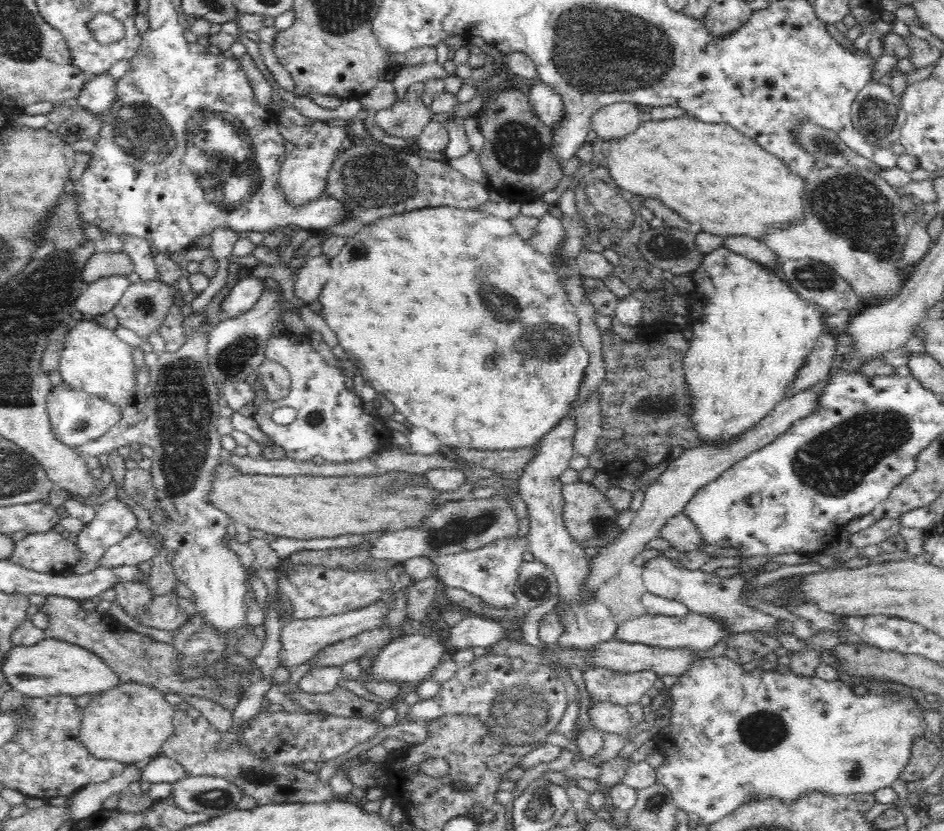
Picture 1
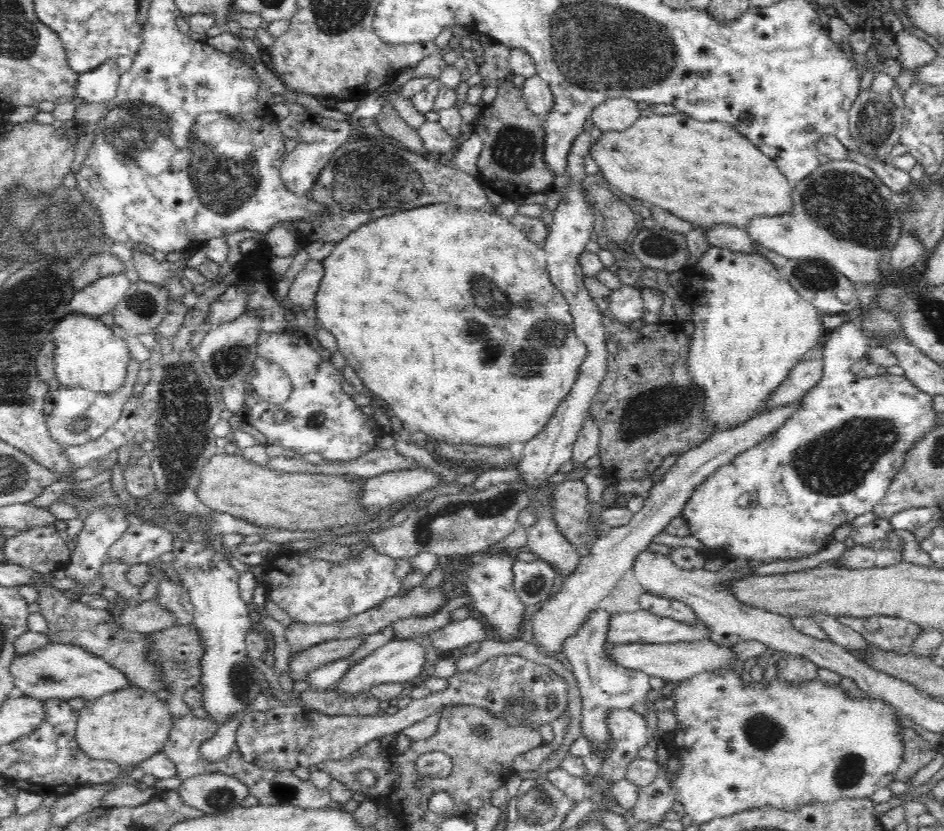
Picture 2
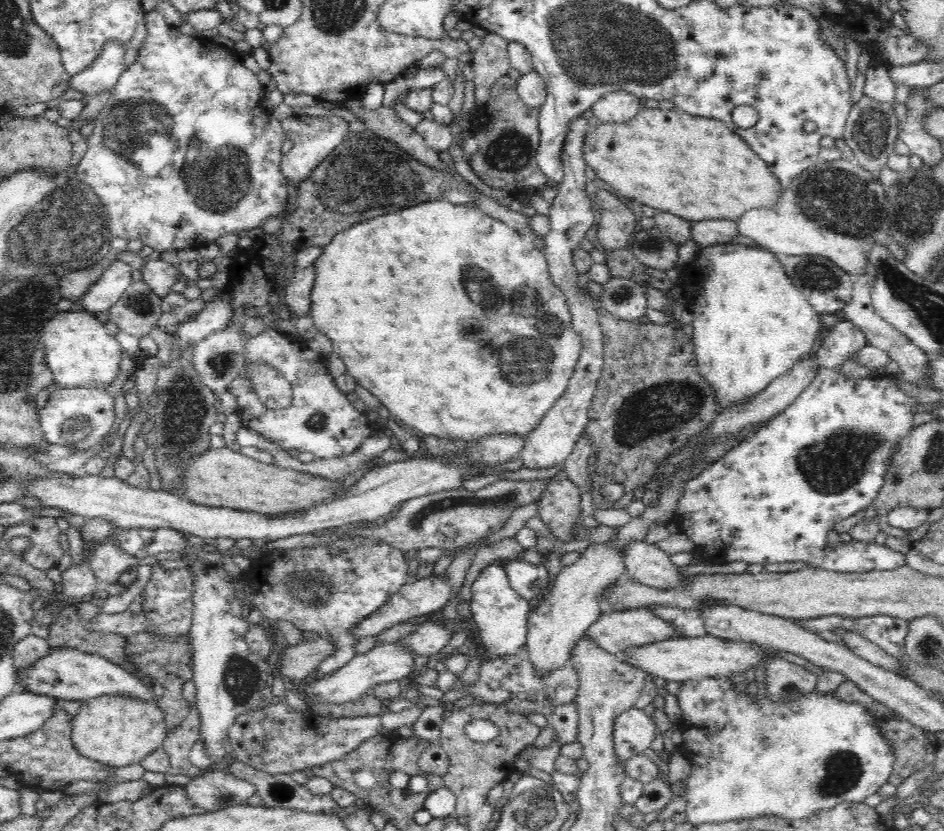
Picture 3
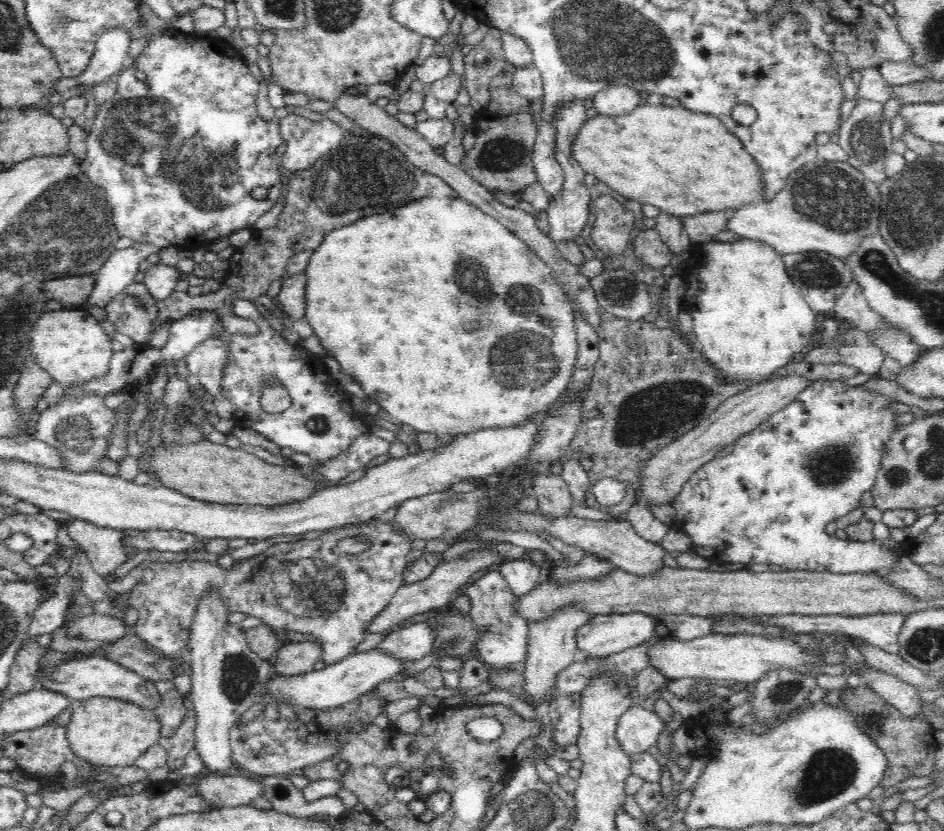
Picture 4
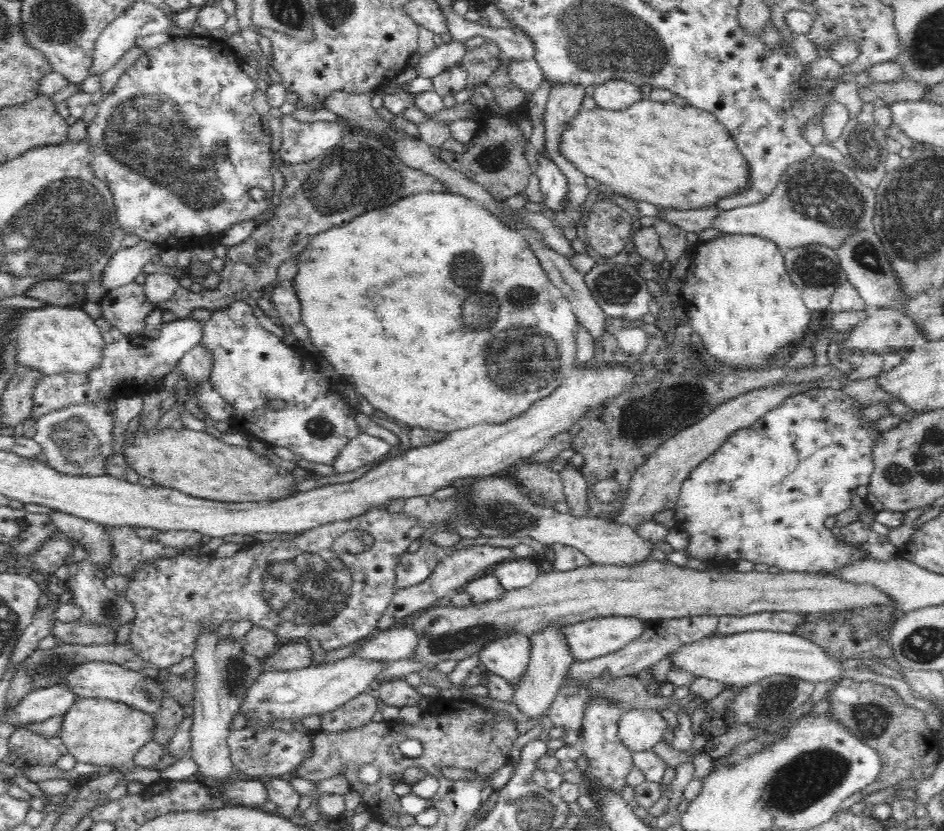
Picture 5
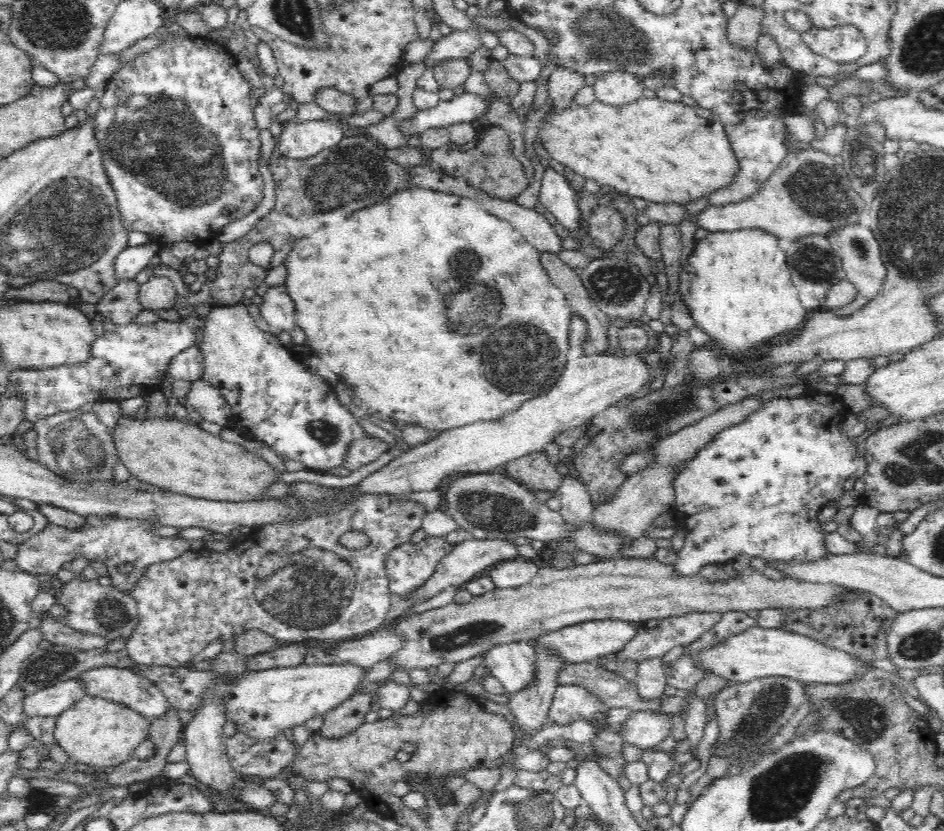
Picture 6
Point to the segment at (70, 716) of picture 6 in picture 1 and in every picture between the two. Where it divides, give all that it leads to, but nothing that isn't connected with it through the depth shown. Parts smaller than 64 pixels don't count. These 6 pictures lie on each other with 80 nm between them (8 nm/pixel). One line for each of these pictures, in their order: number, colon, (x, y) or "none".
1: (129, 722)
2: (128, 726)
3: (120, 730)
4: (107, 731)
5: (106, 733)

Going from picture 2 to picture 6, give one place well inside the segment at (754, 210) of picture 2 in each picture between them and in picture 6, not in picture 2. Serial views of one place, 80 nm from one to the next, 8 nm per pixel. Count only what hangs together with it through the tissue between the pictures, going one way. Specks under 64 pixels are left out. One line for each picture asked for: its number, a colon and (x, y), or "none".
3: (696, 168)
4: (684, 163)
5: (679, 158)
6: (666, 152)

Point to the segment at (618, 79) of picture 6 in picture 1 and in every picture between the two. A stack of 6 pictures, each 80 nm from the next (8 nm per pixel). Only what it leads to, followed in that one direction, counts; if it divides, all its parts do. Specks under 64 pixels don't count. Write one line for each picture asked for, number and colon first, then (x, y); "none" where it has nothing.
1: (616, 121)
2: (615, 115)
3: (620, 107)
4: (618, 101)
5: (617, 95)

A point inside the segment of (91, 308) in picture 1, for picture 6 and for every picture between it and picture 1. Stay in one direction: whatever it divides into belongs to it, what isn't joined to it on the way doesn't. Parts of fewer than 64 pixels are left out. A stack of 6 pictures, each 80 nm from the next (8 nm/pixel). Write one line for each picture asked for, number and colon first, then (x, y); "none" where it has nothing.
2: (100, 298)
3: (106, 292)
4: (118, 273)
5: (126, 264)
6: (128, 264)

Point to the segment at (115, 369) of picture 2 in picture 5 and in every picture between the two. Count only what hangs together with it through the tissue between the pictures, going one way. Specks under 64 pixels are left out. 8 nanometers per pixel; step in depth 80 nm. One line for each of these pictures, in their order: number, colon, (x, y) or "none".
3: (81, 353)
4: (71, 345)
5: (57, 340)

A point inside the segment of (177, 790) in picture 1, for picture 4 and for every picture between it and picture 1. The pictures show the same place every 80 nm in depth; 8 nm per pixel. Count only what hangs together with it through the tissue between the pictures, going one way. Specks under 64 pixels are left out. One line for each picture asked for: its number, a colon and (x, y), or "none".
2: (212, 793)
3: (214, 791)
4: (217, 790)

